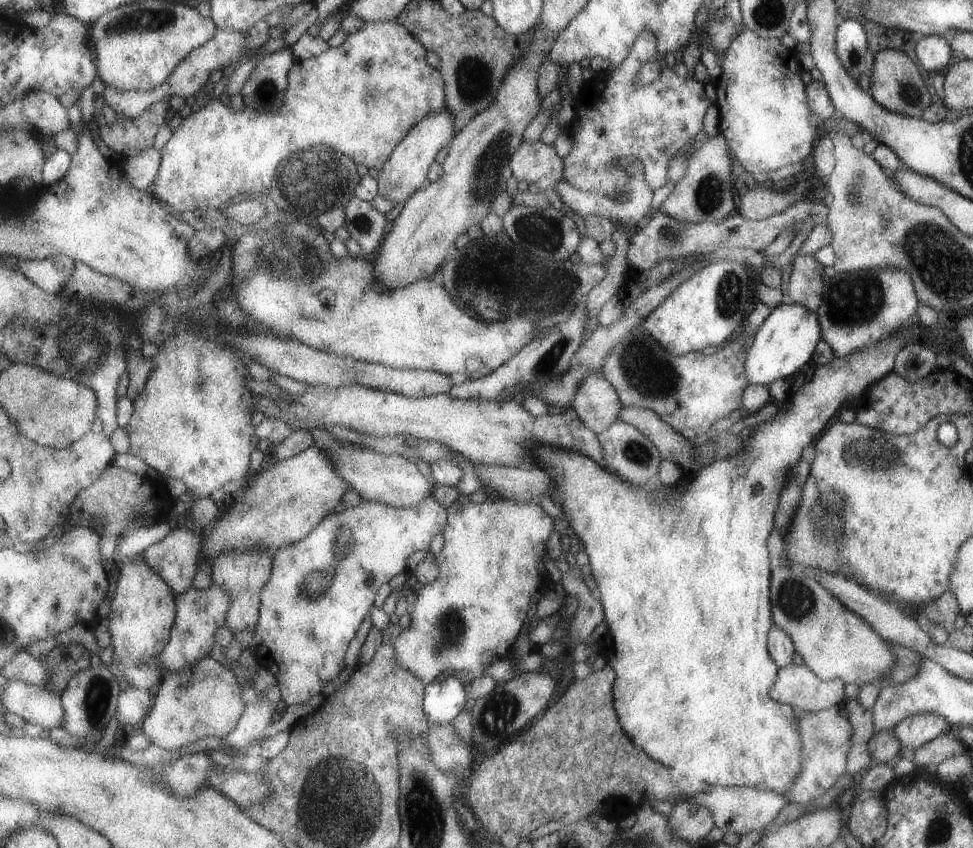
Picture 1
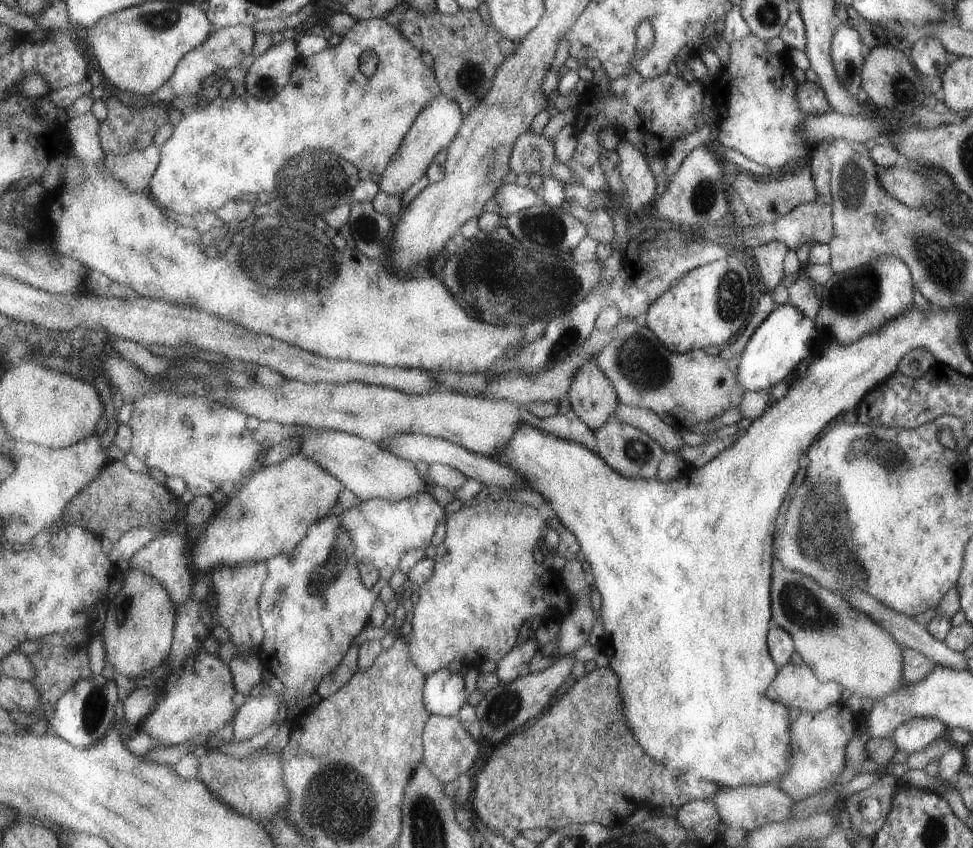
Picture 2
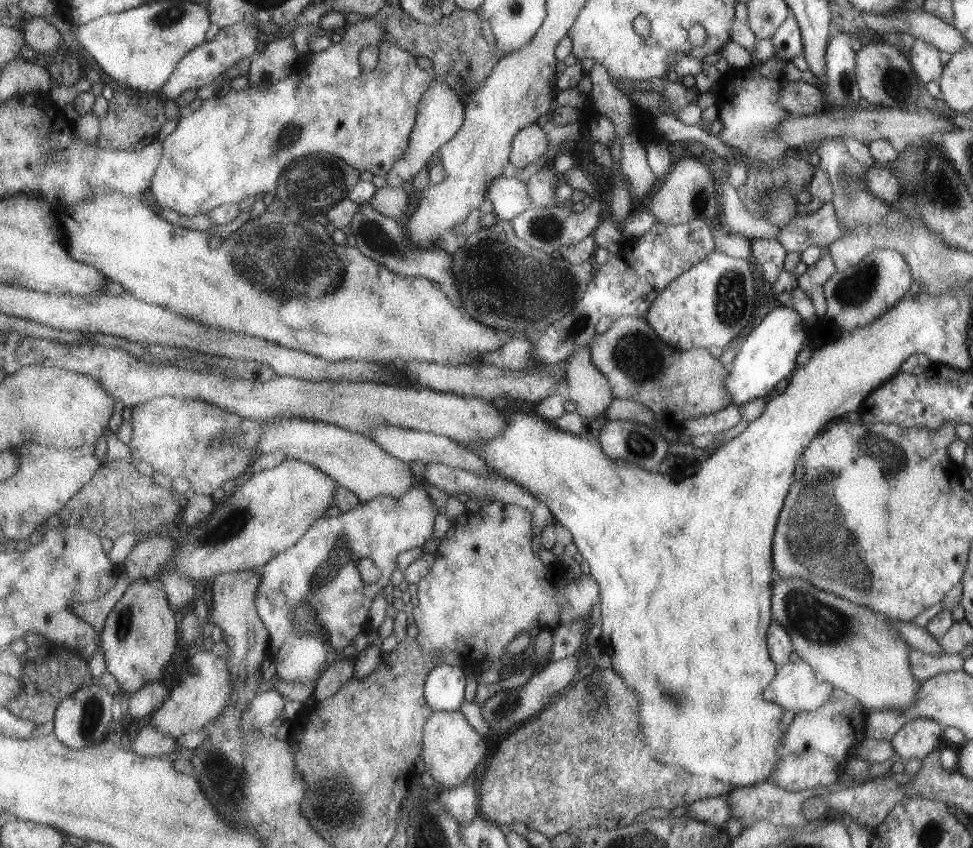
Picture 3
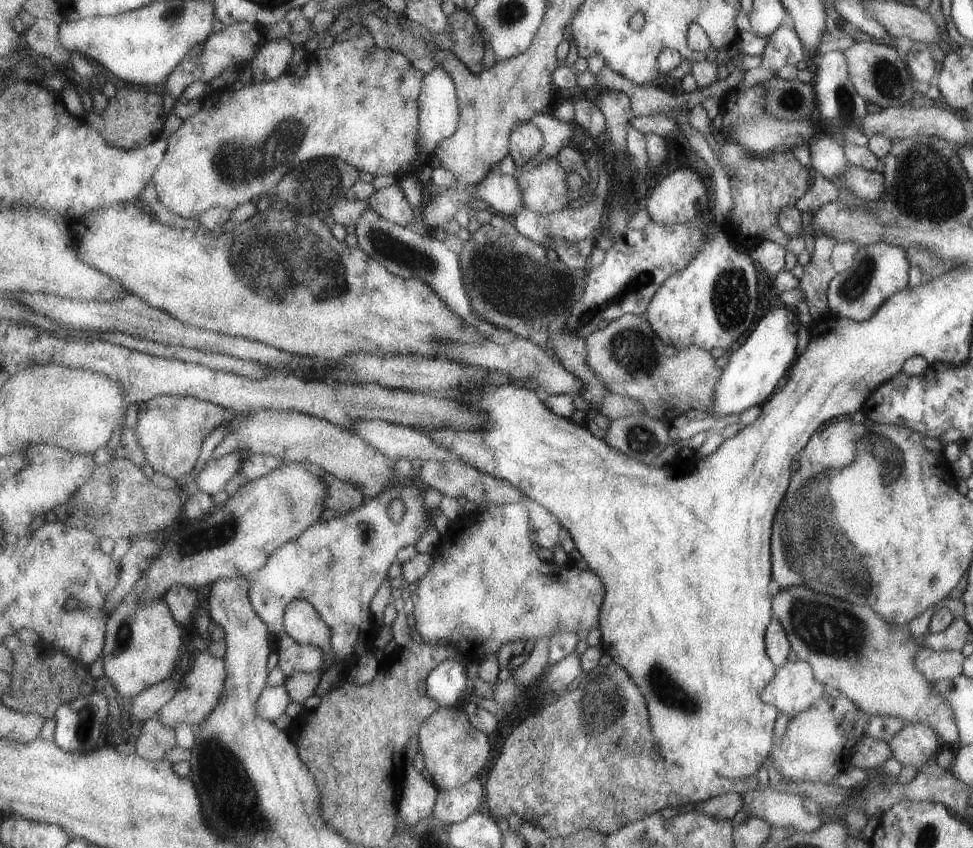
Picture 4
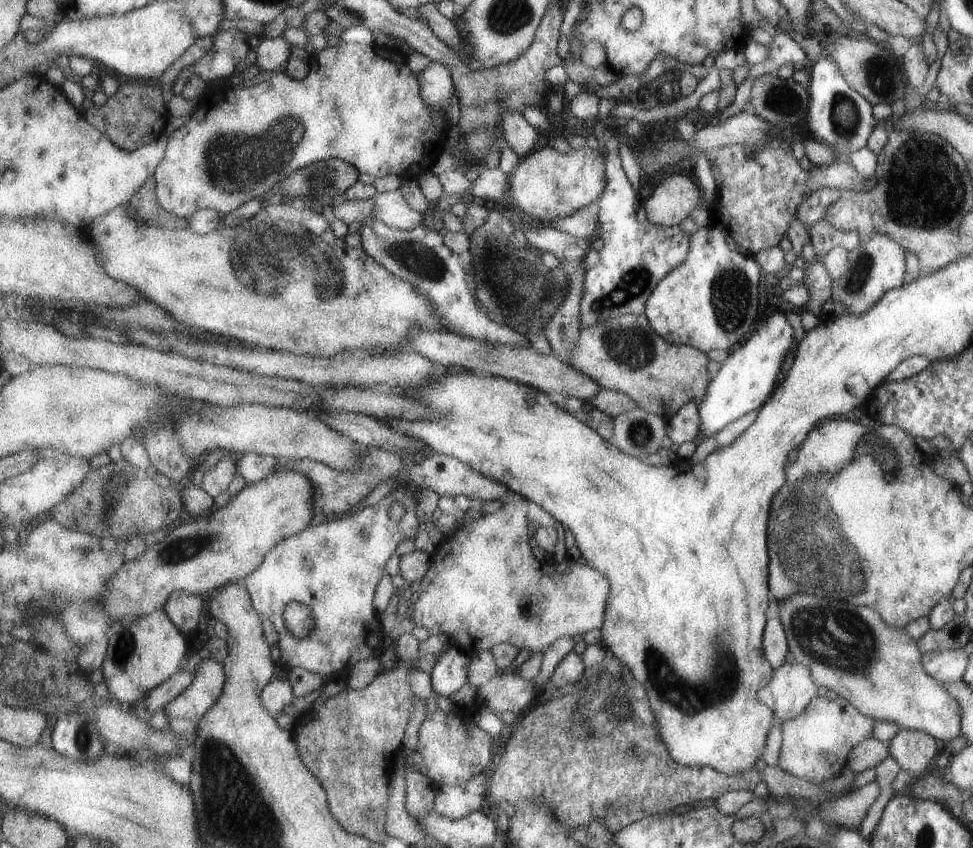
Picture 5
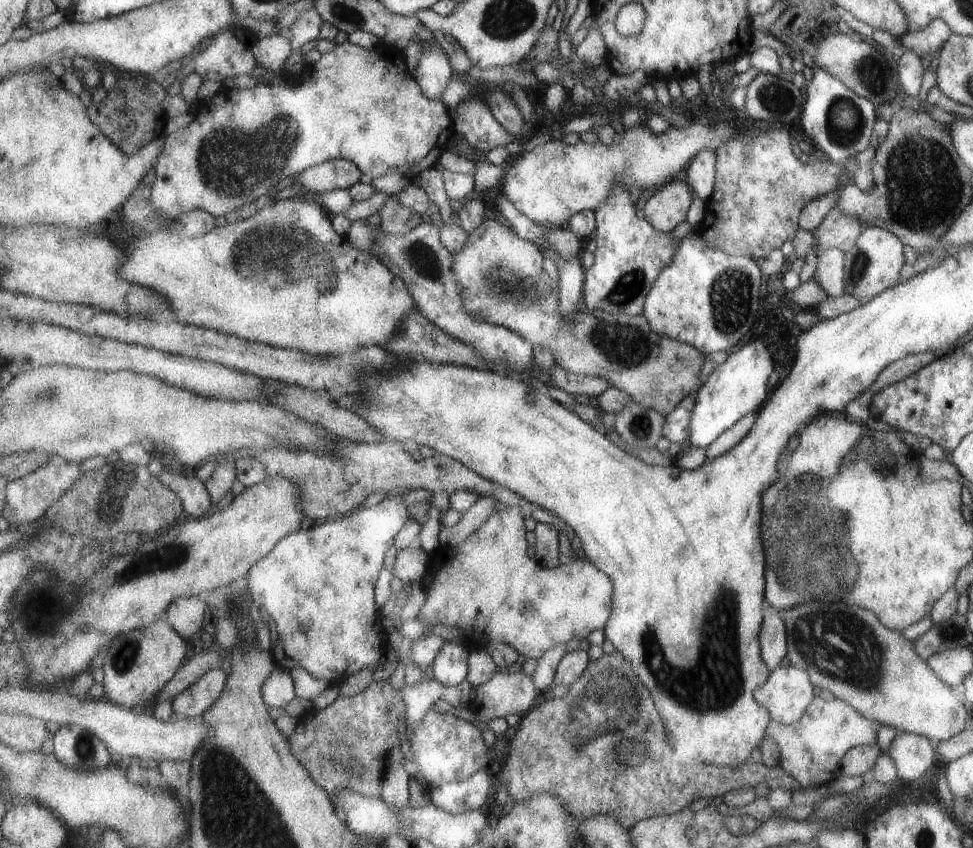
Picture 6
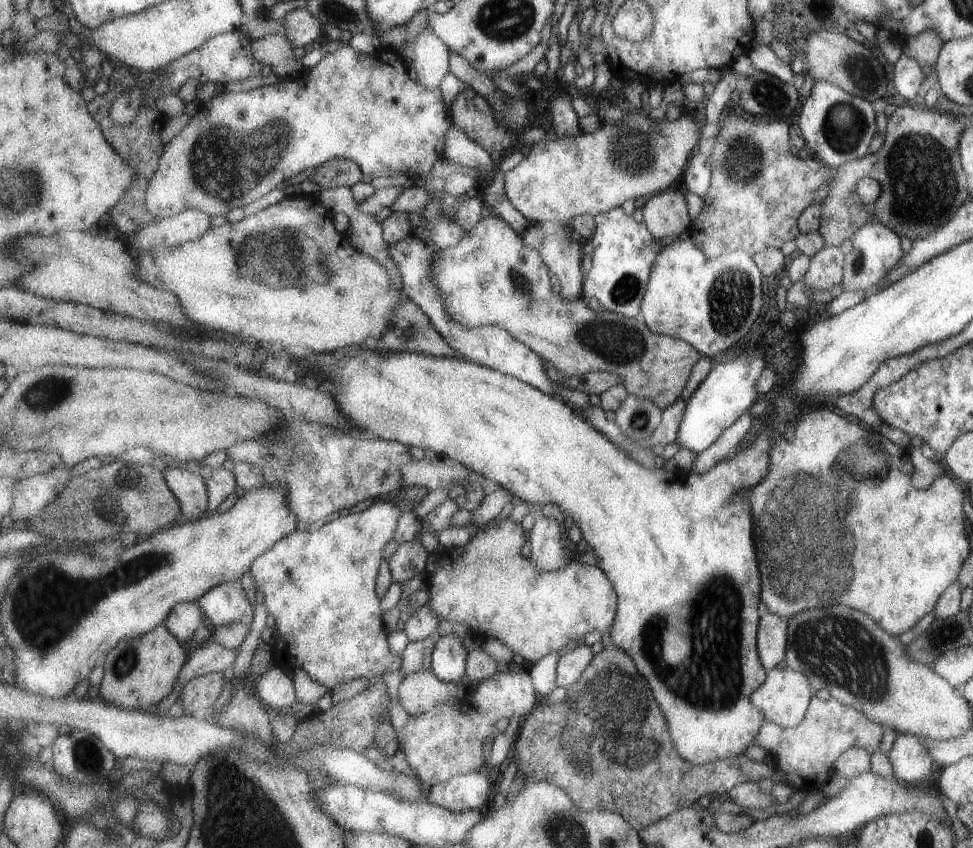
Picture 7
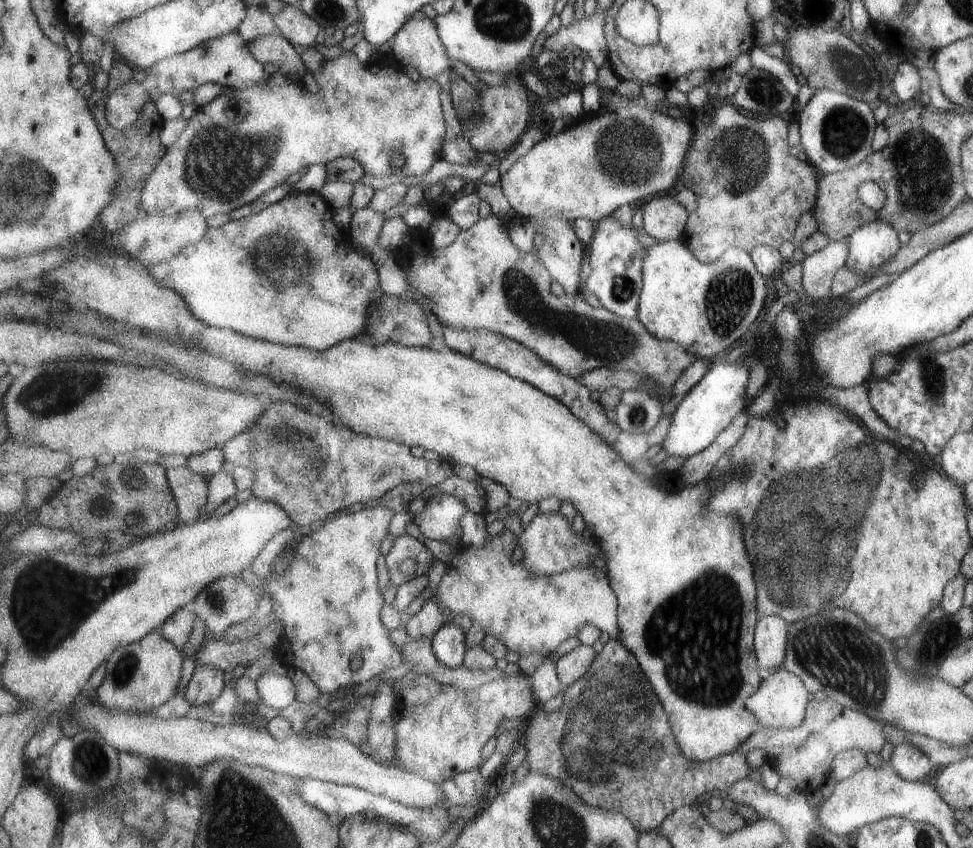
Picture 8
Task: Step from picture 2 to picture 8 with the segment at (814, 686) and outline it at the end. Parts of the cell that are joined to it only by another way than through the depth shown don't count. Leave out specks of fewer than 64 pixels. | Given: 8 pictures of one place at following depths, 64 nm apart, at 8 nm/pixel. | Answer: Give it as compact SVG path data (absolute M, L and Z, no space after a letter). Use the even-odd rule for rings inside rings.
M779 668L779 670L769 672L765 676L763 684L759 686L759 690L755 690L755 694L751 694L751 698L747 698L745 706L759 720L759 728L789 730L789 728L797 728L803 722L809 702L811 702L811 694L803 686L801 678L797 678L795 674Z

